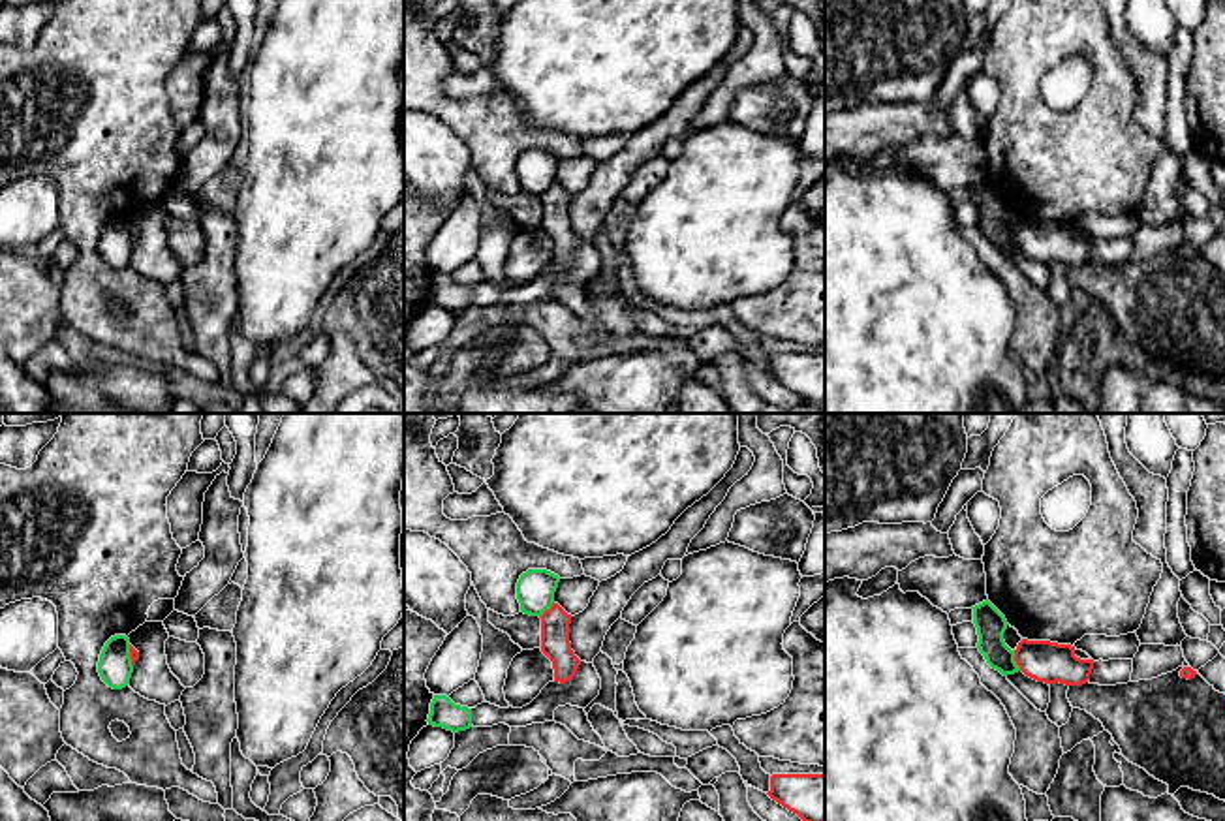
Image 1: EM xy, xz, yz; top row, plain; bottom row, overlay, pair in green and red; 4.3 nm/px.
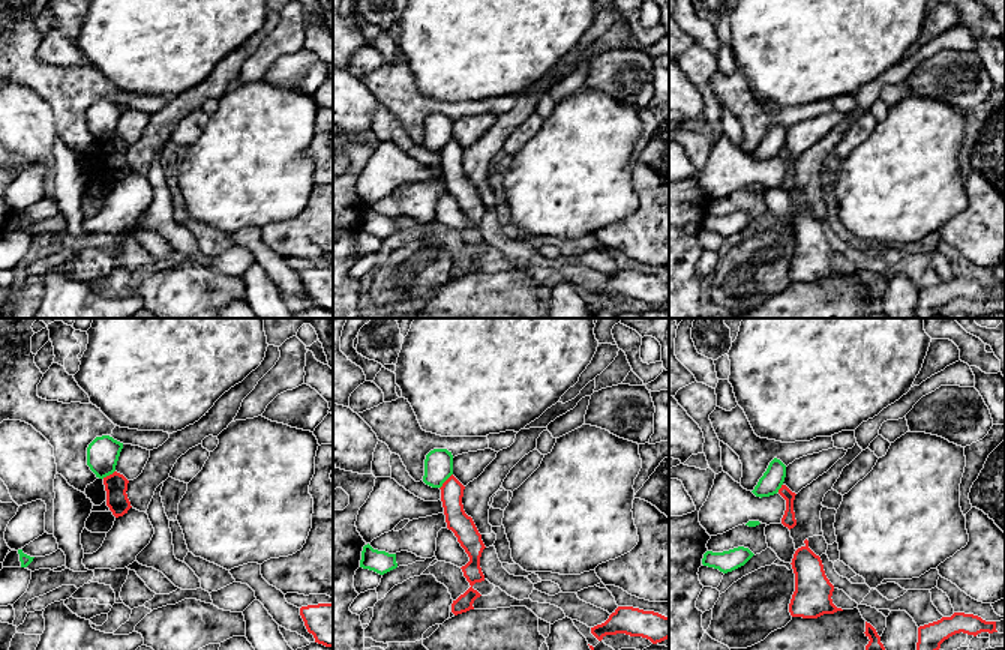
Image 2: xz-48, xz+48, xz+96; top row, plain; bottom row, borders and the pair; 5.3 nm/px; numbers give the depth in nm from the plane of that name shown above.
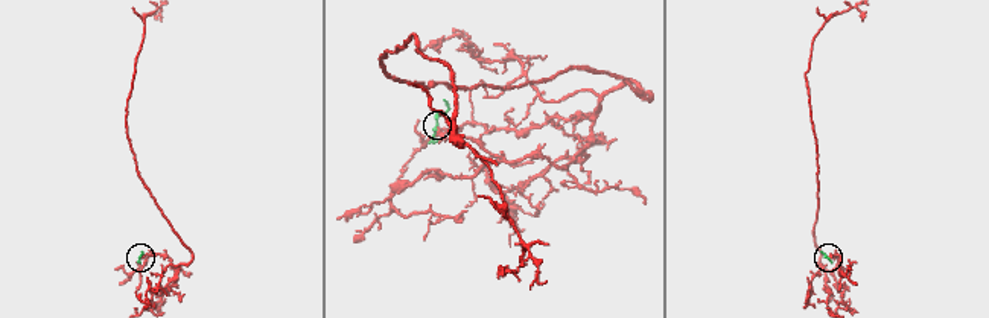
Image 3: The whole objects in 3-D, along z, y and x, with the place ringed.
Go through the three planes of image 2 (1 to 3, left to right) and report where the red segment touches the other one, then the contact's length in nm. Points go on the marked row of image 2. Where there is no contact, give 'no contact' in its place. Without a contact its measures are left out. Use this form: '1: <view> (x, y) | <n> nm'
1: xz-48 (108, 475) | 80 nm
2: xz+48 (446, 479) | 110 nm
3: xz+96 (780, 487) | 50 nm

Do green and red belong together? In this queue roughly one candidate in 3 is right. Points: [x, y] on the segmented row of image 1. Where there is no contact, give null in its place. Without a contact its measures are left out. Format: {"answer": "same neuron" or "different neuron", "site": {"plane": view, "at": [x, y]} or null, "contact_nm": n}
{"answer": "different neuron", "site": {"plane": "yz", "at": [1013, 660]}, "contact_nm": 90}

